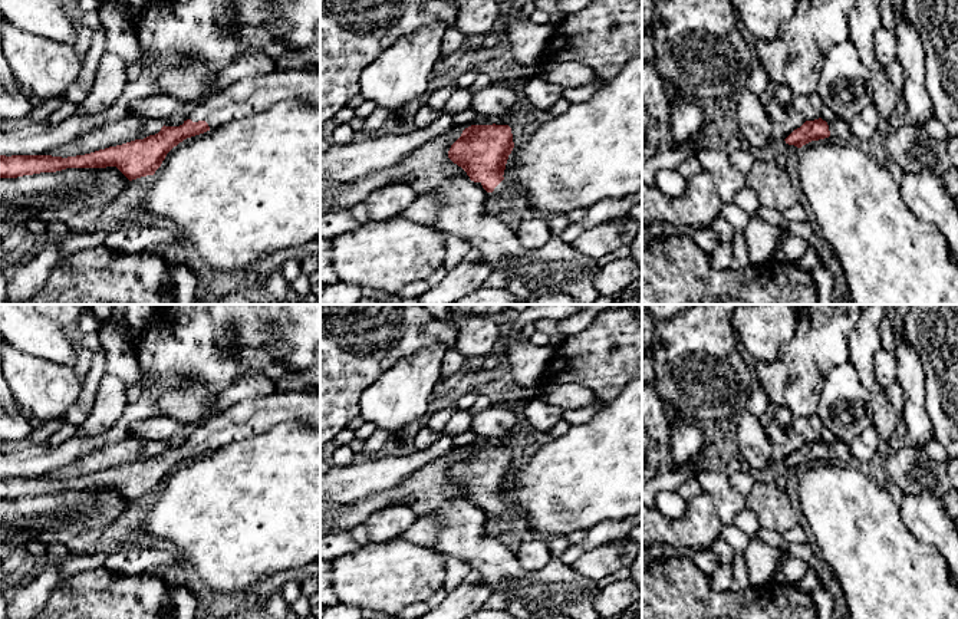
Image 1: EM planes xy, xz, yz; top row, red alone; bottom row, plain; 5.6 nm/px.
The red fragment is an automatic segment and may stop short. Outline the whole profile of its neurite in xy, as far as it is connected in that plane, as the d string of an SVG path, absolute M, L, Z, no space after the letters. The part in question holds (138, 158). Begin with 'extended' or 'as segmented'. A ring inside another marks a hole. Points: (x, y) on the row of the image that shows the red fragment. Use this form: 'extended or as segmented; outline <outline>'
extended; outline M320 68L297 70L273 70L270 73L241 78L220 93L204 102L194 105L187 121L180 126L162 126L155 135L144 139L135 139L122 145L109 146L85 155L52 157L52 155L0 155L0 178L17 178L40 172L56 172L66 168L106 168L116 167L129 181L154 175L161 167L167 154L187 138L204 134L238 116L267 111L286 99L303 99L312 103L320 103Z

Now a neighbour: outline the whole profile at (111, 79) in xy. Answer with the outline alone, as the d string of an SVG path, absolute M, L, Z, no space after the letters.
M105 52L101 59L93 86L89 95L79 103L76 113L93 115L111 108L129 83L126 68L128 63L121 55Z

